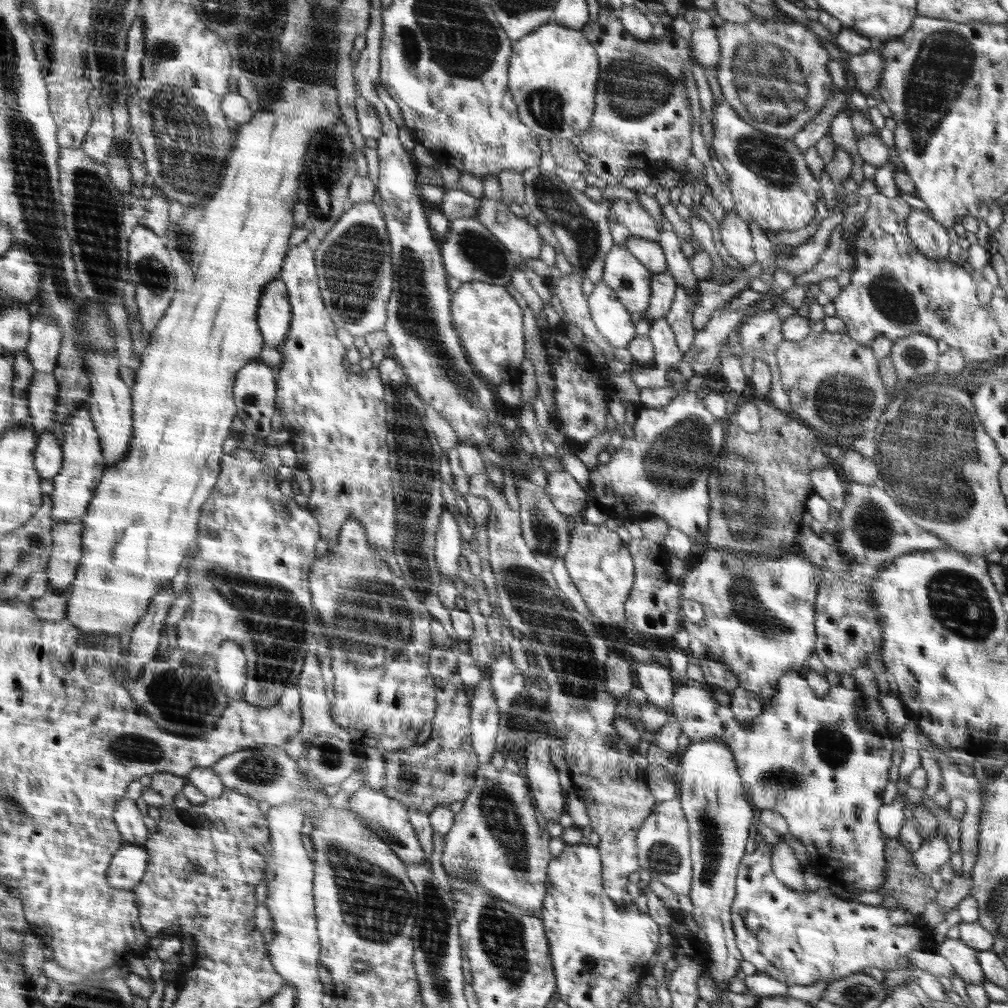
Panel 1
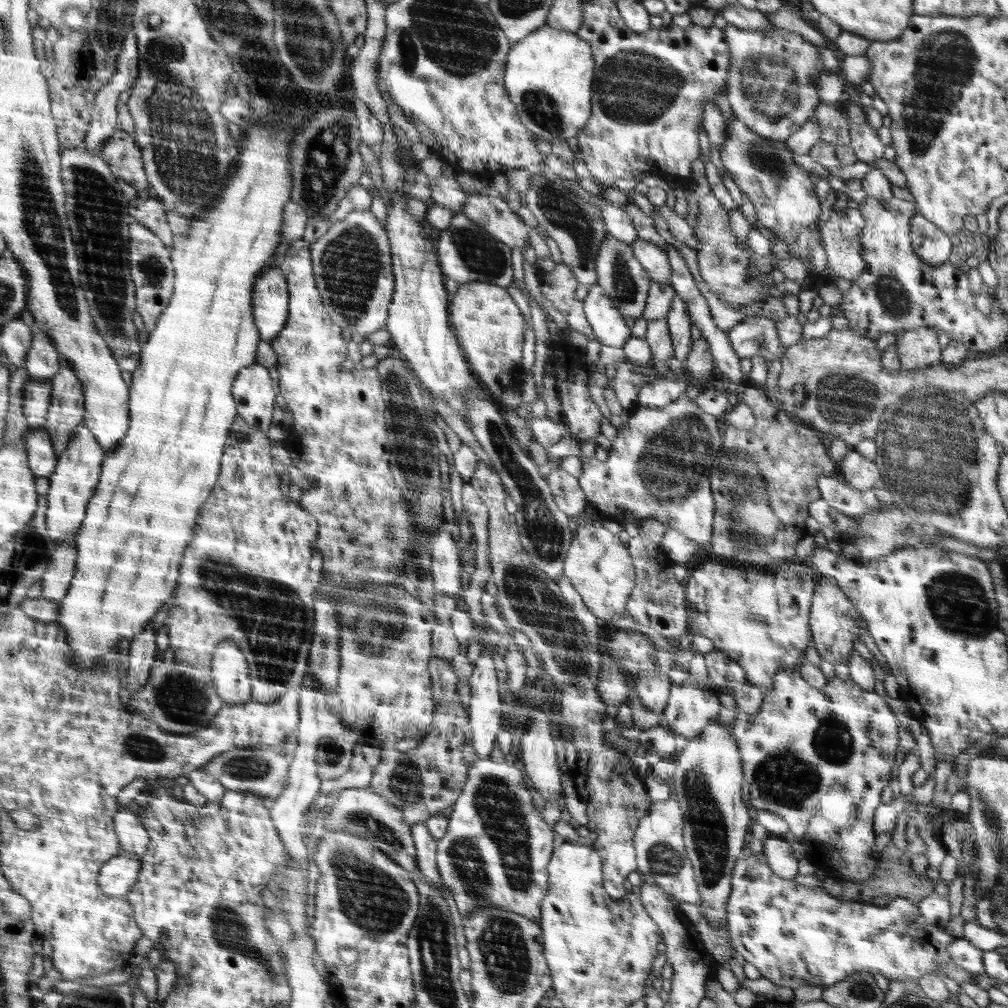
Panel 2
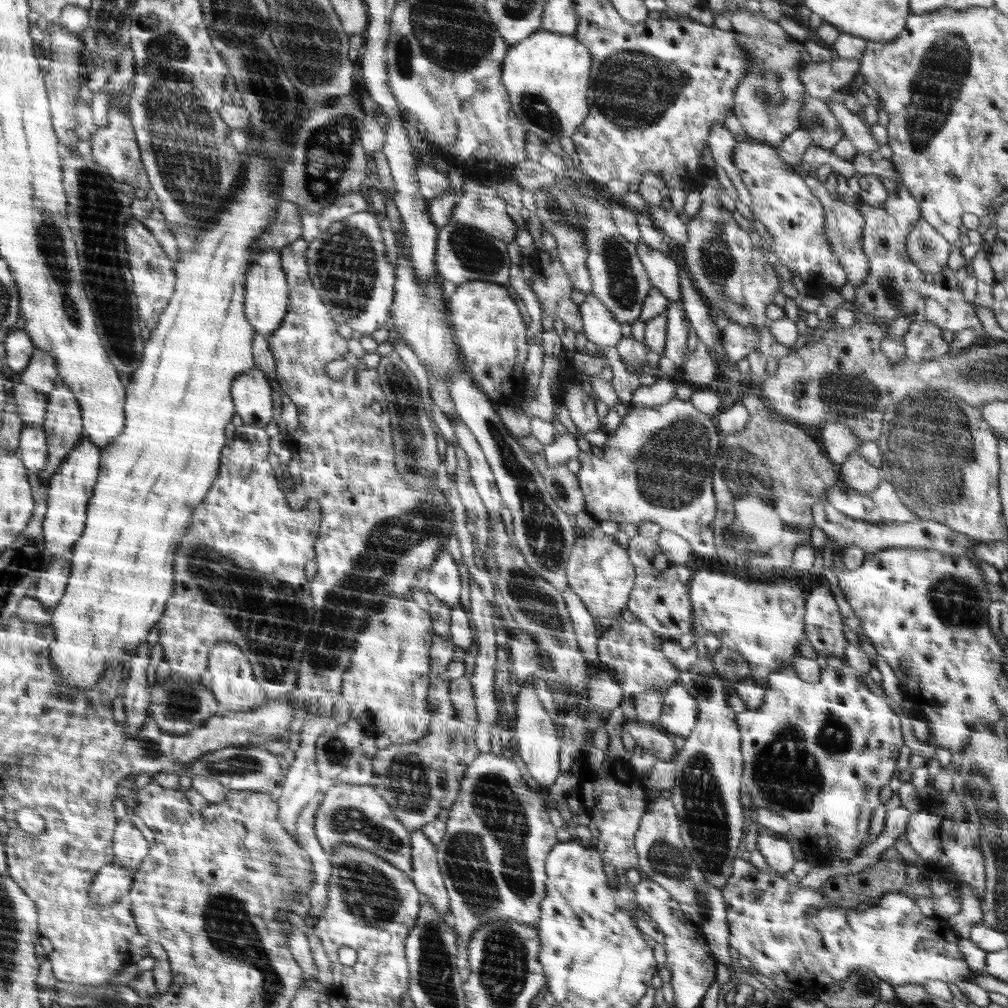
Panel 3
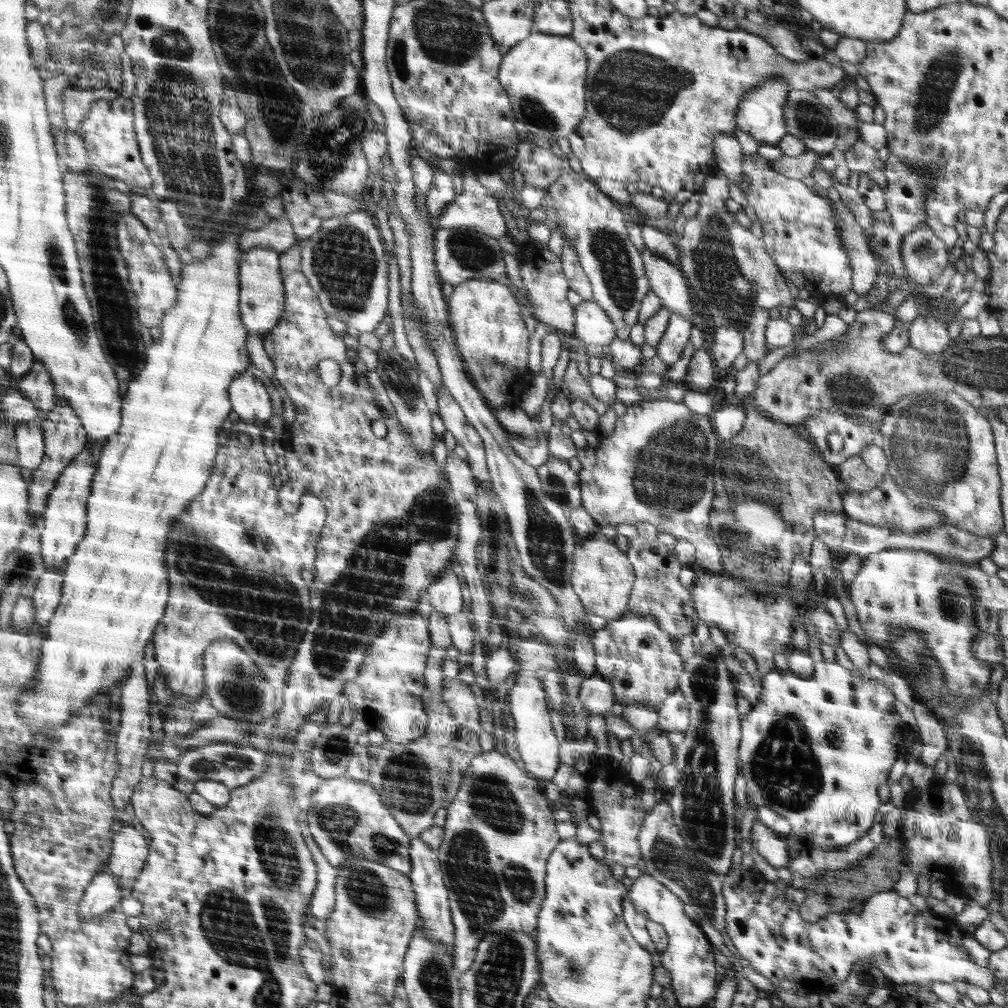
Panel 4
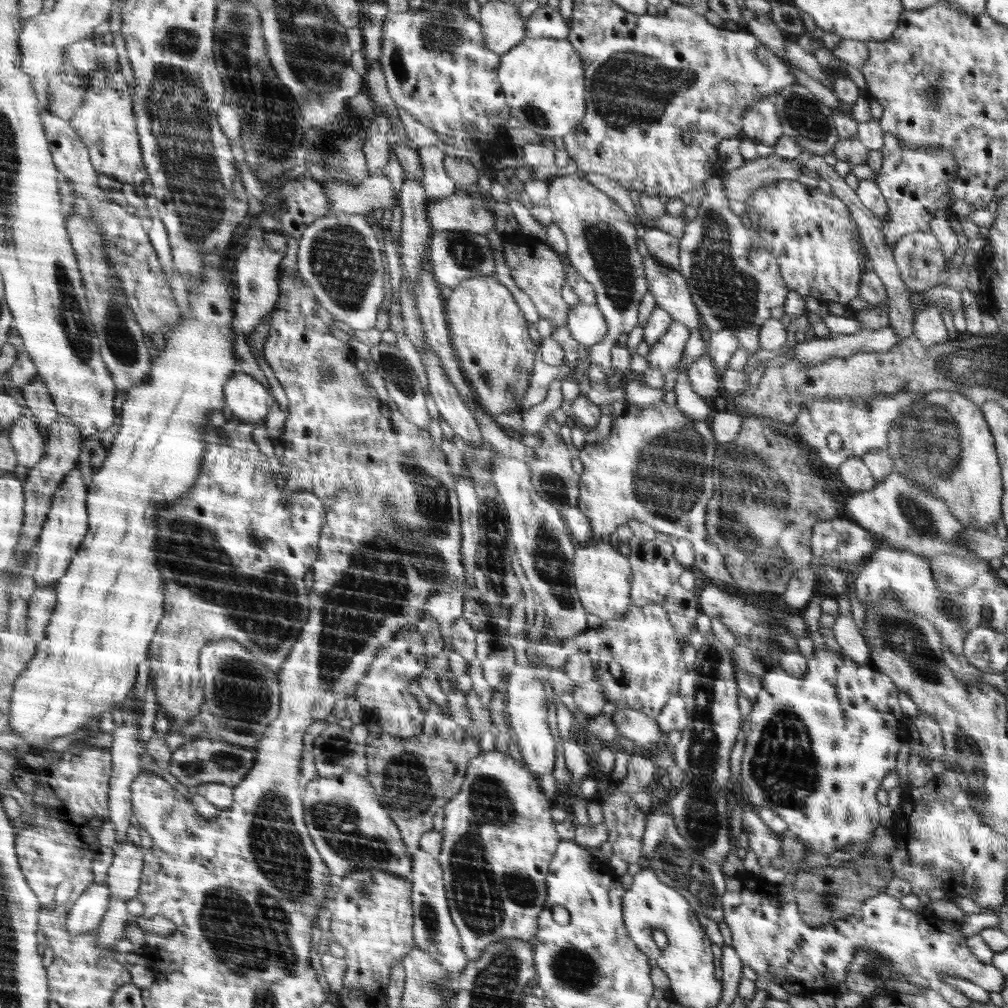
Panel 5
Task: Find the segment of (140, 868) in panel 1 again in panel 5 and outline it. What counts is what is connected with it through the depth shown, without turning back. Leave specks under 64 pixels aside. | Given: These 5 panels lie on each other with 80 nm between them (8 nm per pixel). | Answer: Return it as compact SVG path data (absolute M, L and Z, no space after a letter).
M92 884L71 908L71 914L67 917L68 934L78 936L98 927L108 910L109 900L107 884Z

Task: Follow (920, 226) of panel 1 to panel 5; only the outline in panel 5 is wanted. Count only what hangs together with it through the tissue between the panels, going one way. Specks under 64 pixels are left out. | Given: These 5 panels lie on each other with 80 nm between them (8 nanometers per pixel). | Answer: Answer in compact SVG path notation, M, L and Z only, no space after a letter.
M932 232L905 235L894 245L893 259L910 293L926 293L938 286L946 266L941 244Z

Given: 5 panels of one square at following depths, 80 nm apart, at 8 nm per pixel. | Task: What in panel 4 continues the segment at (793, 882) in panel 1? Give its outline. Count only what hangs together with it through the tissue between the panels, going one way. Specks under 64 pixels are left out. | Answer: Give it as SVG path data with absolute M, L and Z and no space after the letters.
M757 818L751 830L754 852L763 856L775 869L786 867L790 858L782 835L762 824Z

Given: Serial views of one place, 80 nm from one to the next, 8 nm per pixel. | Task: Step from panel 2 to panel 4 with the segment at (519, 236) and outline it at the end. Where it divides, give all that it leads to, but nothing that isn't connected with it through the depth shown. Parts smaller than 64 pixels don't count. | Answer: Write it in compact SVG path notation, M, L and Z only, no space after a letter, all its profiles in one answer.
M476 182L466 184L464 192L450 202L442 216L433 220L437 230L470 227L484 235L501 239L506 234L506 224L498 208L498 200L488 196Z

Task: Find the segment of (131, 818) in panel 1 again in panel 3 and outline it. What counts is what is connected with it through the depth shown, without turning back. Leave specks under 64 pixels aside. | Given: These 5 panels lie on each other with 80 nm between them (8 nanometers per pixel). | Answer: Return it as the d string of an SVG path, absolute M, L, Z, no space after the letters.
M123 814L115 832L115 863L134 875L148 851L148 841L142 832L130 821L130 816Z

